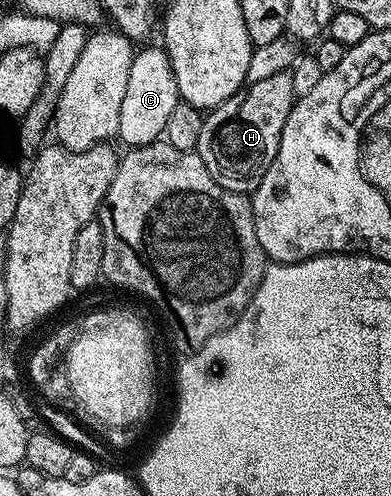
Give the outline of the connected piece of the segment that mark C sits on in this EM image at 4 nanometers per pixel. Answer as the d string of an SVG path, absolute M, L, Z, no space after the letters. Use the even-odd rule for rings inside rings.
M159 44L140 49L129 68L129 88L125 88L125 101L121 103L118 141L123 141L127 148L147 146L150 142L160 141L169 124L169 116L180 100L177 80L173 76L166 50Z

